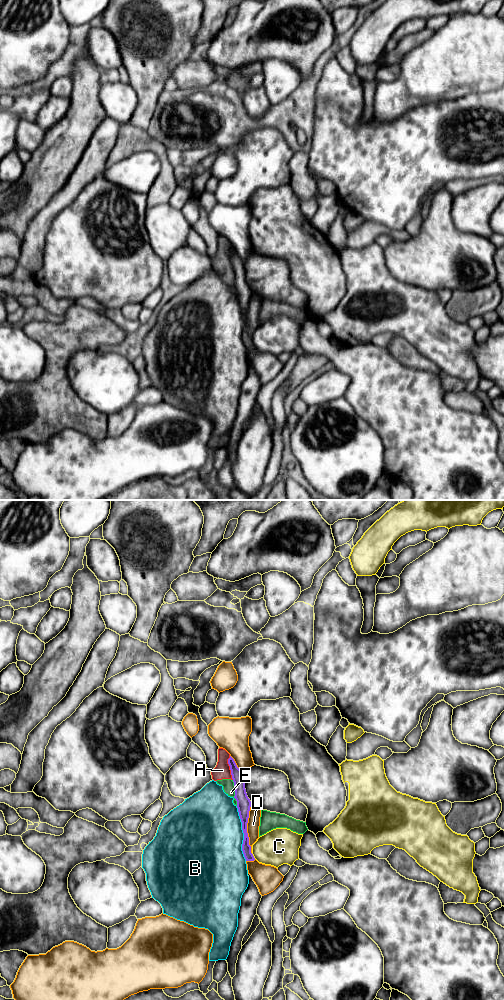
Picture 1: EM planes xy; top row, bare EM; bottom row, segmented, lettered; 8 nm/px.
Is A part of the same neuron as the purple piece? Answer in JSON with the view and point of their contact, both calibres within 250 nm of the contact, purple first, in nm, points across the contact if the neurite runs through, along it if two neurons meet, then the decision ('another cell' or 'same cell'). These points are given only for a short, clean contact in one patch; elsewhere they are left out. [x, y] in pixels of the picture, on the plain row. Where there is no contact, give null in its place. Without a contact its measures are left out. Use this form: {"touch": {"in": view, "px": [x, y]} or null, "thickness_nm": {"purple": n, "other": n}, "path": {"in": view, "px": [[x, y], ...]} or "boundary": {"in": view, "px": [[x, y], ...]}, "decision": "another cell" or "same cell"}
{"touch": {"in": "xy", "px": [230, 256]}, "thickness_nm": {"purple": 100, "other": 130}, "boundary": {"in": "xy", "px": [[229, 244], [229, 257], [233, 267]]}, "decision": "another cell"}

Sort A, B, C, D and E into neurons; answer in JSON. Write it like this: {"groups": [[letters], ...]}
{"groups": [["A", "E"], ["B"], ["C"], ["D"]]}

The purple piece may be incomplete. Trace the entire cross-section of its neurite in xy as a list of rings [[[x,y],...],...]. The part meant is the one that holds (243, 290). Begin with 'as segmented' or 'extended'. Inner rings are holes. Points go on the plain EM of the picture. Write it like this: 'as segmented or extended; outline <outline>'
as segmented; outline [[[231,244],[228,247],[228,252],[230,254],[232,267],[233,267],[234,274],[235,274],[234,286],[237,289],[237,296],[238,296],[241,310],[242,310],[242,318],[244,321],[242,339],[243,339],[246,349],[254,349],[255,346],[253,342],[251,341],[251,334],[249,333],[249,325],[247,321],[247,311],[248,311],[248,306],[249,306],[251,289],[248,286],[247,281],[246,281],[243,261],[237,255],[234,247]]]

